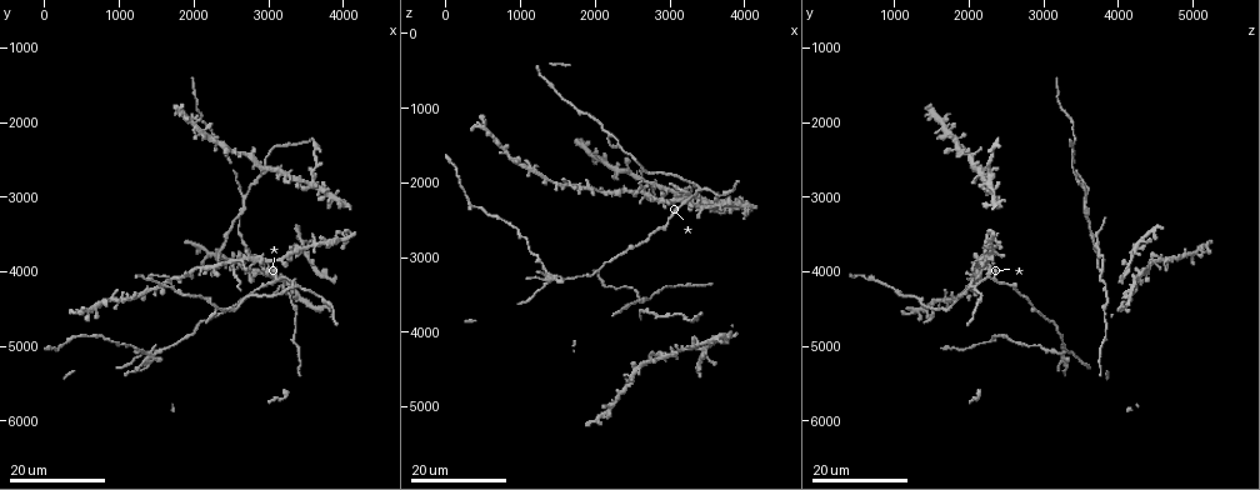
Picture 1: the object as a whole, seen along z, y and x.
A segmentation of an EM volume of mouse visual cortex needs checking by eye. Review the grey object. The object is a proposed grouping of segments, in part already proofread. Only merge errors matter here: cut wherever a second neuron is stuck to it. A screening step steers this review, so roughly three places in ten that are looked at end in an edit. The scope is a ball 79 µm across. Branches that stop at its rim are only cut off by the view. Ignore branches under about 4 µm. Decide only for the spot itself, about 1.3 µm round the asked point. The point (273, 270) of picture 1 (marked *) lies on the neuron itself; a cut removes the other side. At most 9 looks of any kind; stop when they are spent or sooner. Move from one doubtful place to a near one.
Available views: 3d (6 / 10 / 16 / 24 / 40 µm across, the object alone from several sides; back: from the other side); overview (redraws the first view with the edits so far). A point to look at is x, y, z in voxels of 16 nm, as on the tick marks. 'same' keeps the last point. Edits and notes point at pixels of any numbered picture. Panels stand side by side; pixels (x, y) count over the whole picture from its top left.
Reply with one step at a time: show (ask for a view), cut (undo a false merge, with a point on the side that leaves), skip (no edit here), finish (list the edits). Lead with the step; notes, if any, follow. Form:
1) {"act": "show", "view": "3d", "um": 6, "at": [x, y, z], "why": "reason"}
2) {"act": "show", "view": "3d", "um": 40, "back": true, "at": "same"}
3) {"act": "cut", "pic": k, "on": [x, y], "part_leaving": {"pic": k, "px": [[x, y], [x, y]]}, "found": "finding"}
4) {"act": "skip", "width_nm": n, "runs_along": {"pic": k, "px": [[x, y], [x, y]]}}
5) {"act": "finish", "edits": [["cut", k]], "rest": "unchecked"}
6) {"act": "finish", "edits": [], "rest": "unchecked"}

{"act": "show", "view": "3d", "um": 24, "at": [2700, 3000, 3550], "why": "three-way junction"}

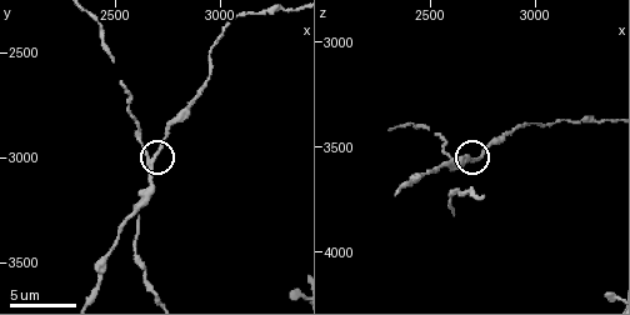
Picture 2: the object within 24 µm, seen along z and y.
{"act": "show", "view": "3d", "um": 10, "at": "same", "why": "zoom in"}

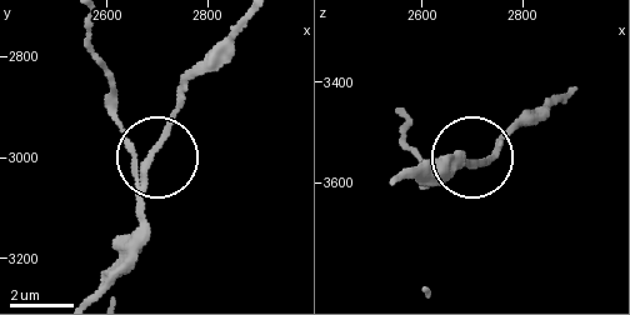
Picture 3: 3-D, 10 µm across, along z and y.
{"act": "show", "view": "3d", "um": 10, "back": true, "at": "same"}

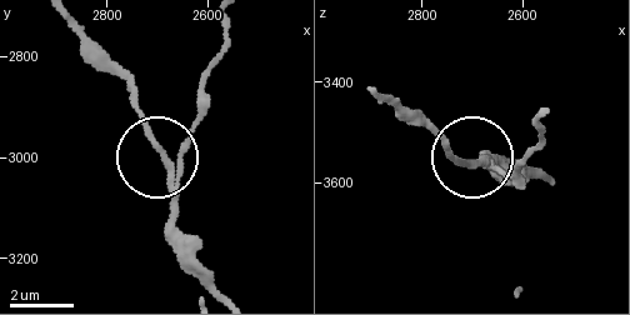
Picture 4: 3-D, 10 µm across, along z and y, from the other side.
{"act": "cut", "pic": 4, "on": [169, 228], "part_leaving": {"pic": 4, "px": [[171, 174], [136, 89], [80, 24]]}, "found": "two neurons meet here"}

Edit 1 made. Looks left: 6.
{"act": "show", "view": "overview"}

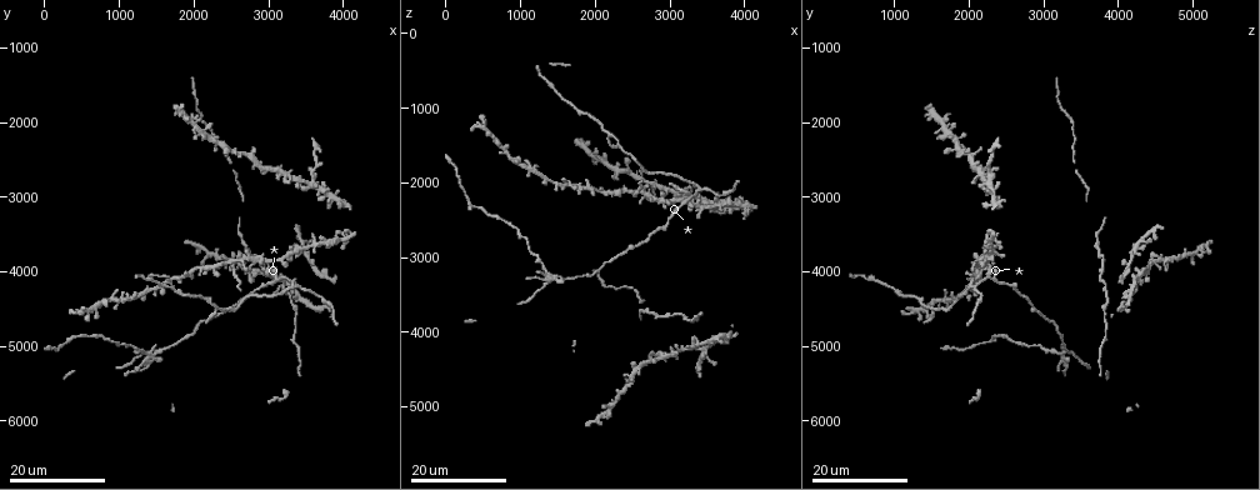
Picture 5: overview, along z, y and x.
{"act": "show", "view": "3d", "um": 16, "at": [3100, 4150, 2350], "why": "three-way junction"}

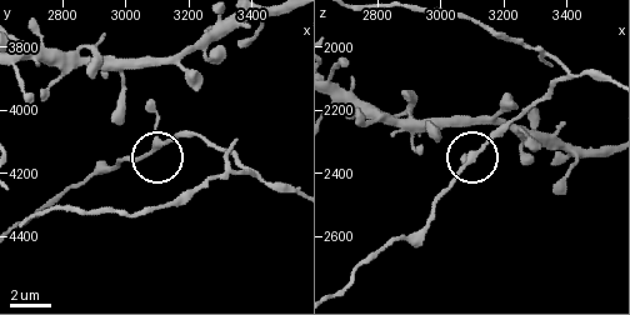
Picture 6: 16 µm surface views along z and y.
{"act": "show", "view": "3d", "um": 6, "at": [3110, 4100, 2340]}

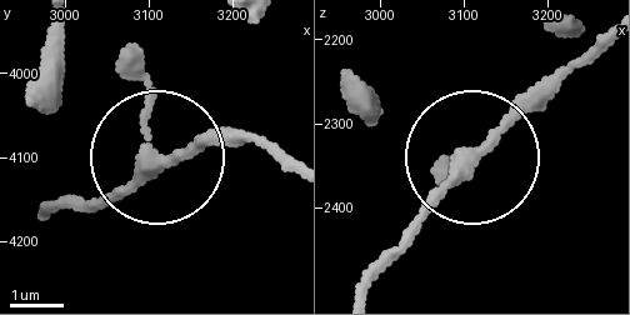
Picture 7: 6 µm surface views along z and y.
{"act": "skip", "width_nm": 230, "found": "continuous, no second neuron"}

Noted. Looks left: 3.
{"act": "show", "view": "3d", "um": 24, "at": [3400, 4200, 2100], "why": "arms part here"}

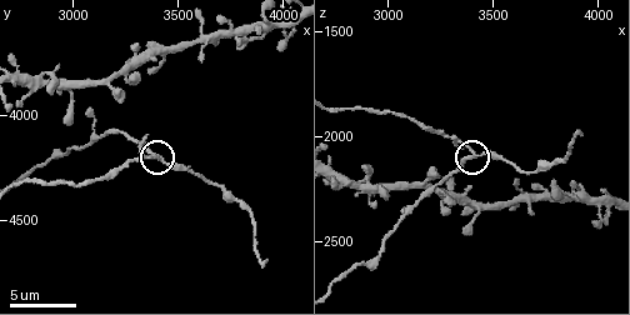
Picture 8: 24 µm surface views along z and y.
{"act": "show", "view": "3d", "um": 10, "at": [3420, 4200, 2090], "why": "closer look"}

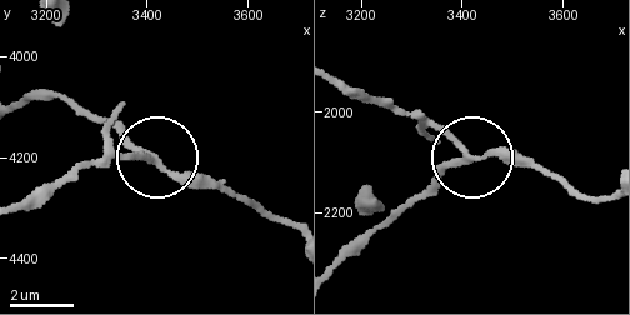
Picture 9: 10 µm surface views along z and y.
{"act": "cut", "pic": 9, "on": [116, 155], "part_leaving": {"pic": 9, "px": [[149, 161], [86, 169], [21, 199]]}, "found": "a second neuron is stuck on"}

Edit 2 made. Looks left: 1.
{"act": "finish", "edits": [["cut", 4], ["cut", 9]], "rest": "unchecked"}

